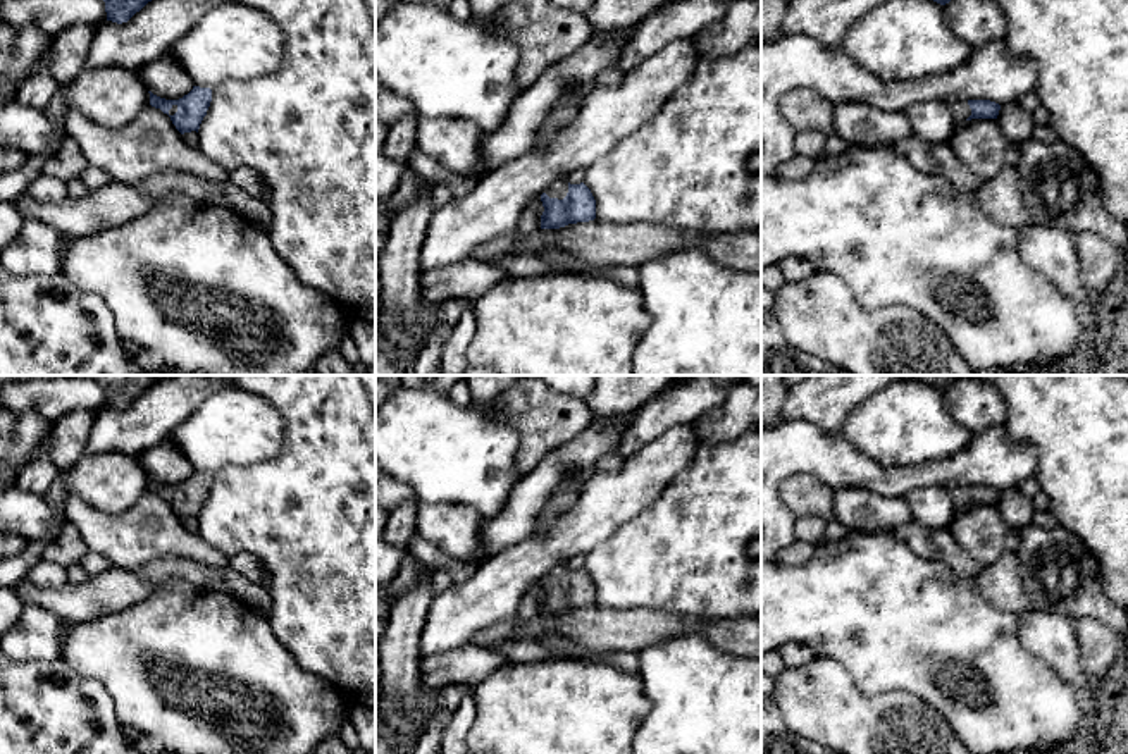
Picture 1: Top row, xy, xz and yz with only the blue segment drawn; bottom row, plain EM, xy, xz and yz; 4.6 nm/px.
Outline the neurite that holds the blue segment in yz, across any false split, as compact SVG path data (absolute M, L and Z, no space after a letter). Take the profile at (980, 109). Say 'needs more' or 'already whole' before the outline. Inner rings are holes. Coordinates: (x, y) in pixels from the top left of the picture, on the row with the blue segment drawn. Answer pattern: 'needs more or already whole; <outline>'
needs more; M968 100L952 105L954 129L971 119L997 119L1001 105L990 100Z

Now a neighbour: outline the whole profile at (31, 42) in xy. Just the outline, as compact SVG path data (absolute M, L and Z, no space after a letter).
M26 24L17 29L15 41L12 45L12 76L0 84L0 107L5 102L14 100L17 88L26 79L38 62L38 59L50 48L52 36L34 24Z

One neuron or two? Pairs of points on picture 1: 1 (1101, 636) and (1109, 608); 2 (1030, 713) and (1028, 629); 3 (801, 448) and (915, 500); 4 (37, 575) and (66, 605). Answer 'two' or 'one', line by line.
1: two
2: two
3: two
4: two

